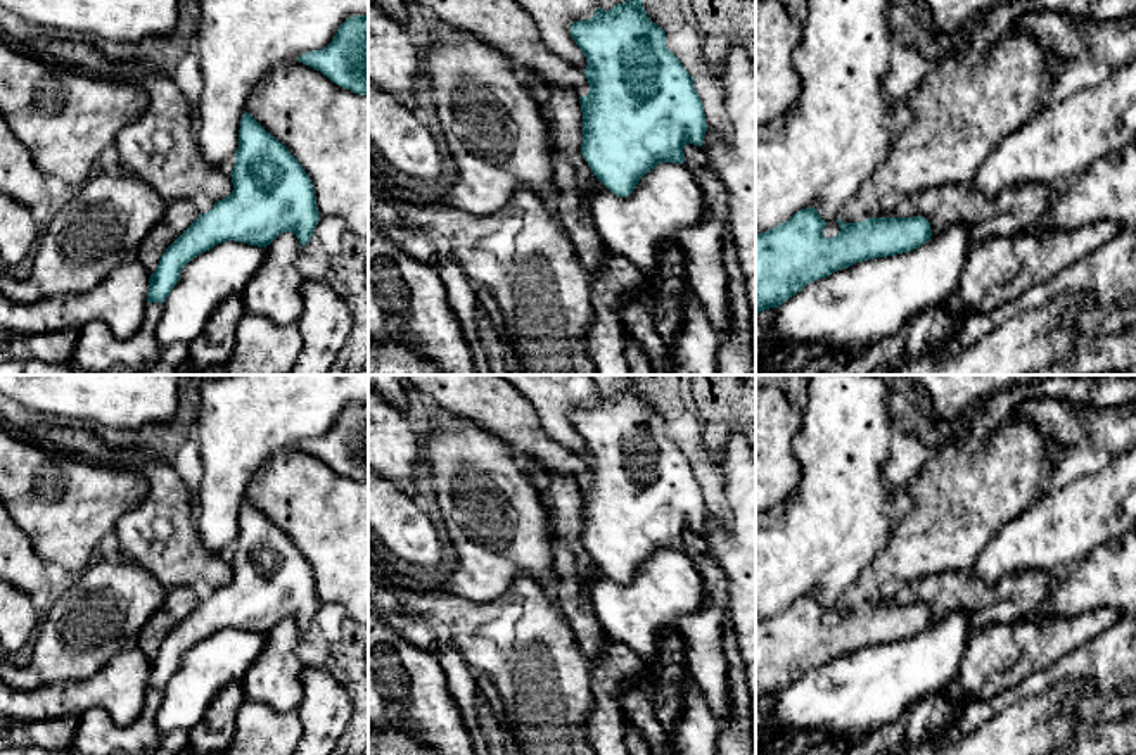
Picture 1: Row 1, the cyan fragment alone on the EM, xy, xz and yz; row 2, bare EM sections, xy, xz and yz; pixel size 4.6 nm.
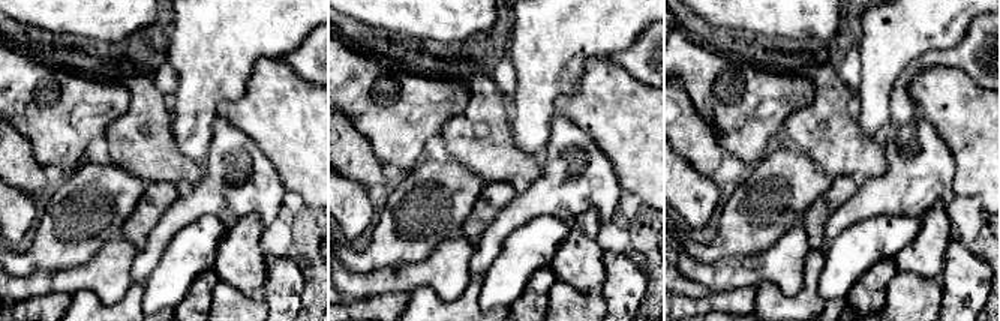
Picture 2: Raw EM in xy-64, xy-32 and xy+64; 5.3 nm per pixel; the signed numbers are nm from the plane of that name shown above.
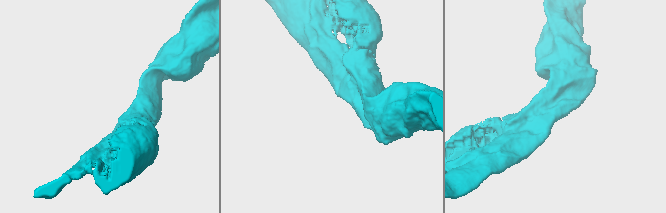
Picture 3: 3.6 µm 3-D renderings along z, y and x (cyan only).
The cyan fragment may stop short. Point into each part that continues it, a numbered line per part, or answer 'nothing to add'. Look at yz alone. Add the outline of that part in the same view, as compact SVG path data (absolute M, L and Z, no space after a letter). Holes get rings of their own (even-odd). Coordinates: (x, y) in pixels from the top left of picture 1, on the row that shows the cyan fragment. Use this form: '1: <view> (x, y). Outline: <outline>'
nothing to add

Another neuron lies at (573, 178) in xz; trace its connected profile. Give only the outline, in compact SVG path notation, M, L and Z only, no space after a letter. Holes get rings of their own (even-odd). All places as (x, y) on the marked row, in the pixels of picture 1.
M520 73L548 126L553 166L555 207L574 251L588 275L603 266L605 251L591 216L591 190L597 176L581 154L583 112L572 92L548 86L536 74Z

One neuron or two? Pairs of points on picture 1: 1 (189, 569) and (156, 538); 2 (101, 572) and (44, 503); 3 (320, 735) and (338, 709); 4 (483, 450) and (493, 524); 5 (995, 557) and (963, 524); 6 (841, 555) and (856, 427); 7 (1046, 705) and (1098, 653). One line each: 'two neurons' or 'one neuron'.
1: one neuron
2: two neurons
3: one neuron
4: one neuron
5: two neurons
6: one neuron
7: two neurons

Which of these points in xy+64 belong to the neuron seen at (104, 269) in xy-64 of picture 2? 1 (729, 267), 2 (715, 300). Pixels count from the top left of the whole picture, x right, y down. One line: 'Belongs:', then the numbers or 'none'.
Belongs: 1

